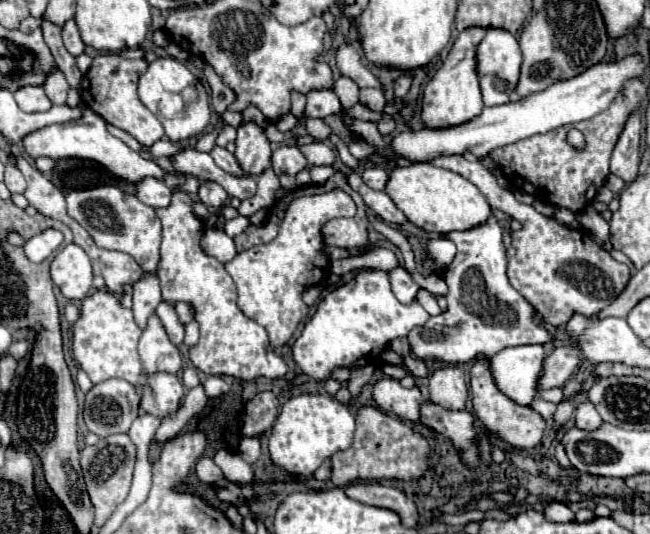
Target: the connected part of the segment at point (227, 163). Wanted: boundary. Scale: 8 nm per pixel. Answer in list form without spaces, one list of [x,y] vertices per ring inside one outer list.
[[[213,146],[213,150],[211,150],[209,154],[211,154],[211,158],[217,162],[217,166],[223,168],[225,172],[229,172],[229,174],[233,174],[233,176],[243,176],[243,170],[239,168],[235,156],[233,156],[231,152],[227,152],[225,148]]]

